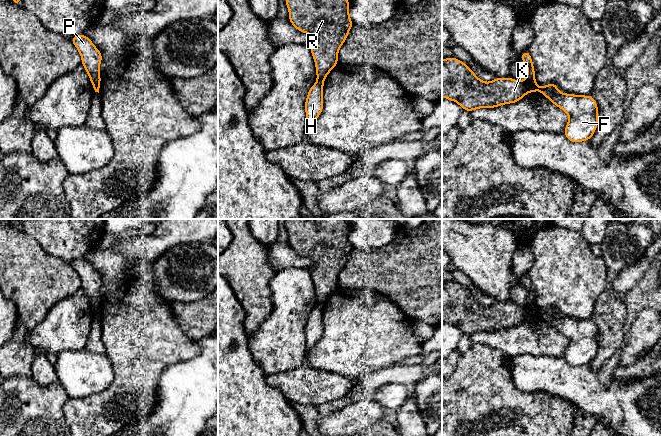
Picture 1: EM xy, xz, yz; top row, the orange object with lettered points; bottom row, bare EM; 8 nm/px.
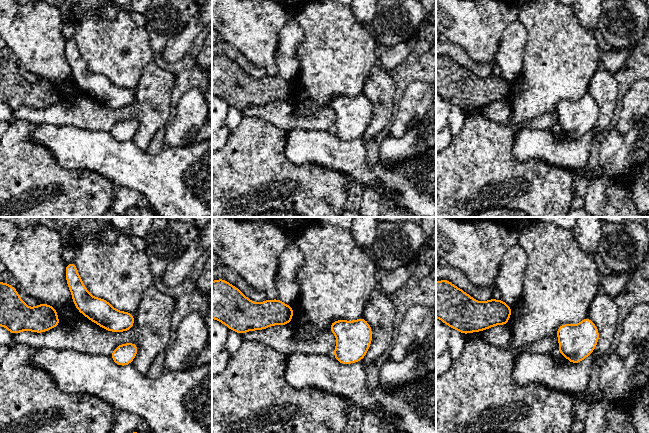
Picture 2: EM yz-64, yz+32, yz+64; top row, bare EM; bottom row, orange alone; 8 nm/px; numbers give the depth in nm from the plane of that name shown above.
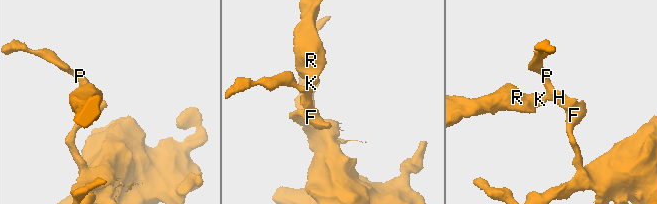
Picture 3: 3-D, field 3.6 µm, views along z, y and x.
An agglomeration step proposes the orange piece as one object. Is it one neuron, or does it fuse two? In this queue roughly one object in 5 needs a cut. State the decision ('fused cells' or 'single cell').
fused cells

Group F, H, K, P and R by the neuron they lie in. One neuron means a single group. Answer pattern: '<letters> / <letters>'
F H P / K R

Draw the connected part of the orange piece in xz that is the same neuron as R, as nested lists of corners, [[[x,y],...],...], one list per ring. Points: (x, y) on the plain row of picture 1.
[[[286,219],[285,226],[291,248],[300,256],[310,258],[314,262],[308,270],[316,289],[317,302],[324,304],[338,288],[338,274],[354,249],[349,242],[349,225],[345,219]]]

